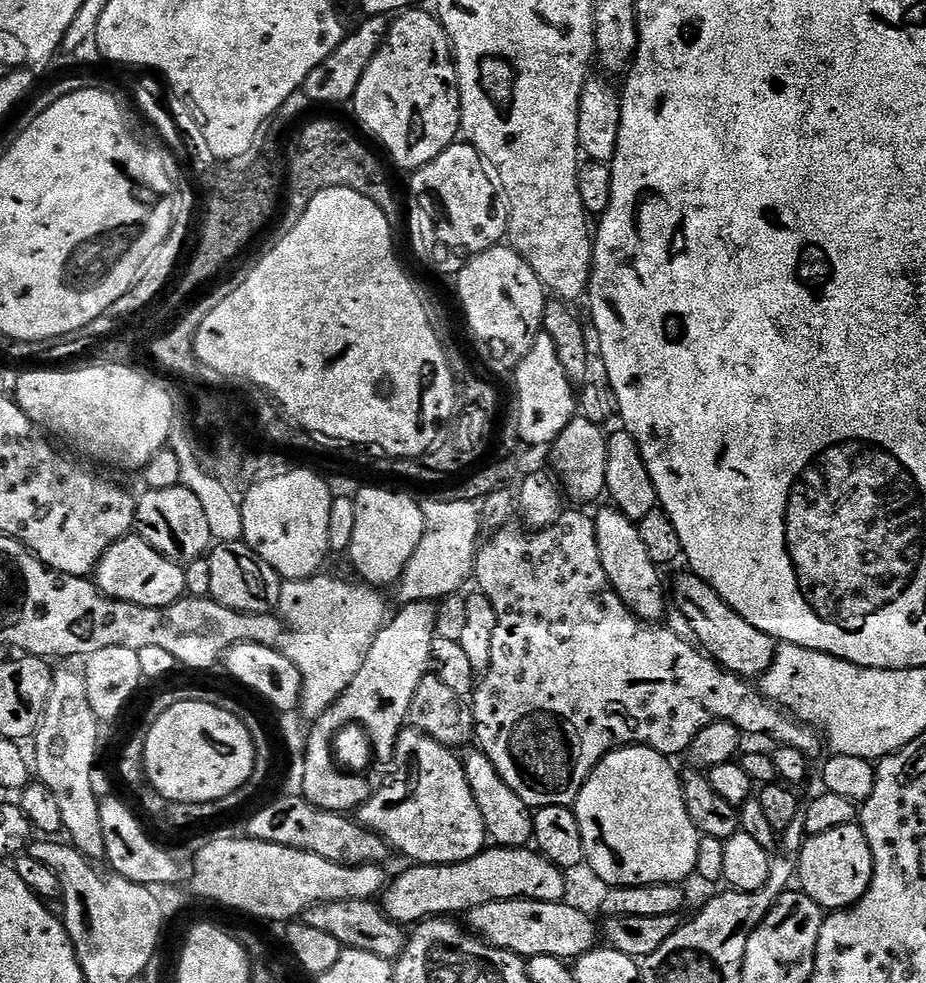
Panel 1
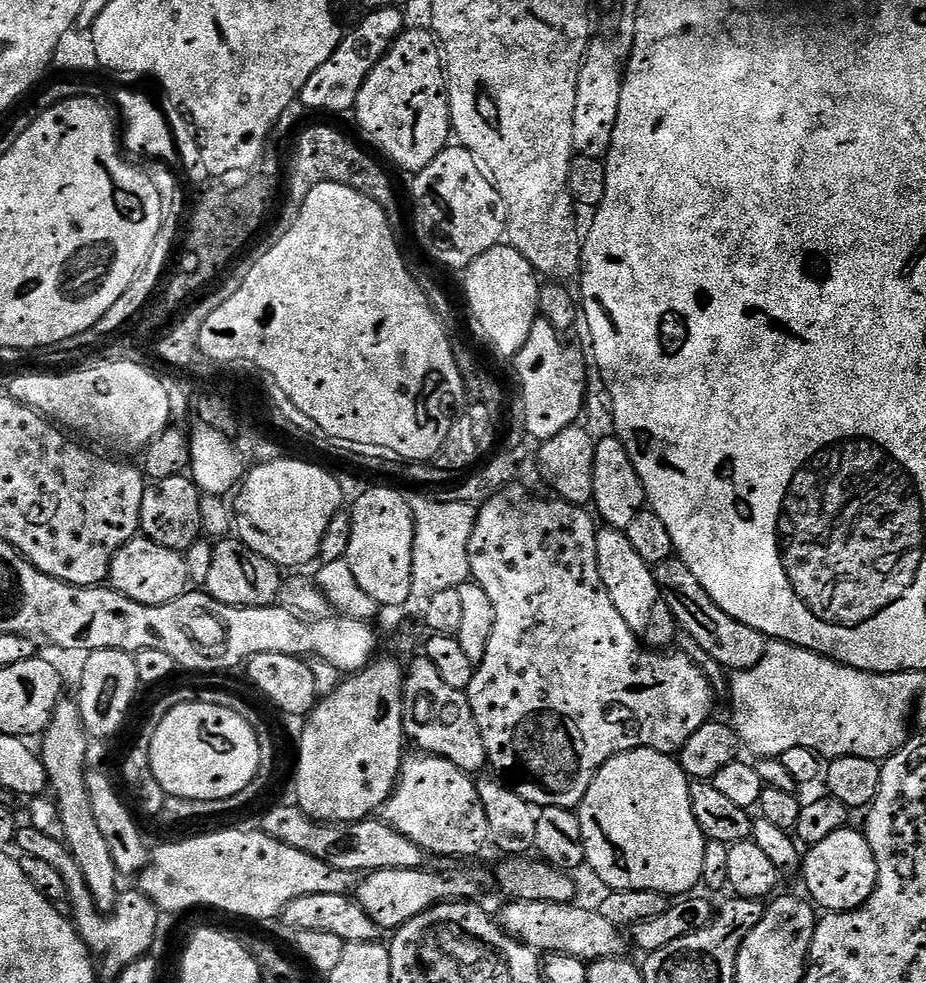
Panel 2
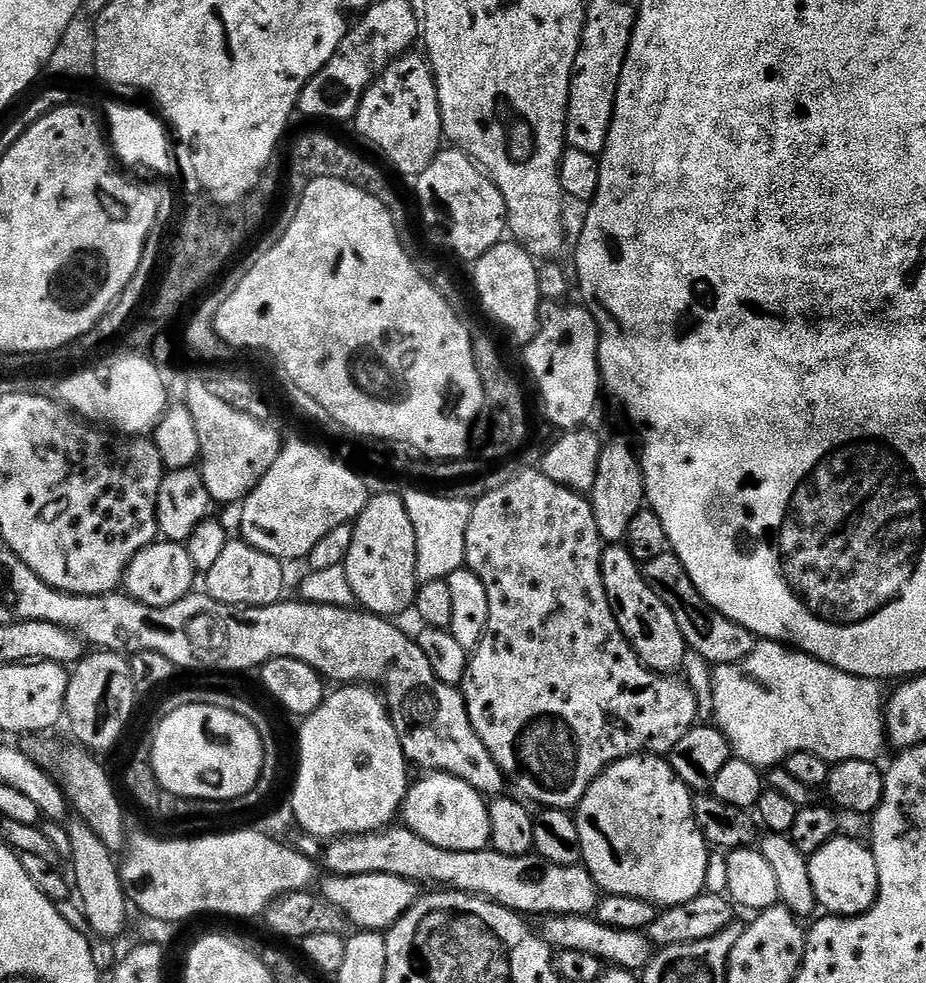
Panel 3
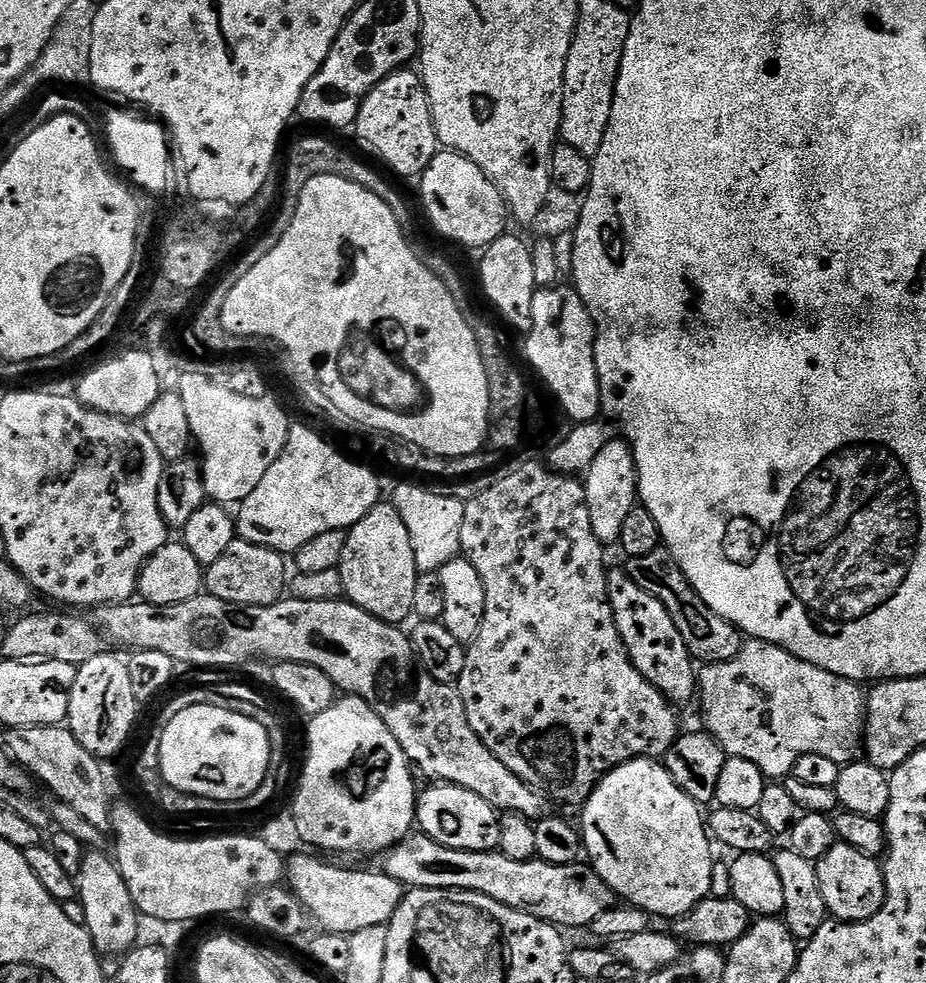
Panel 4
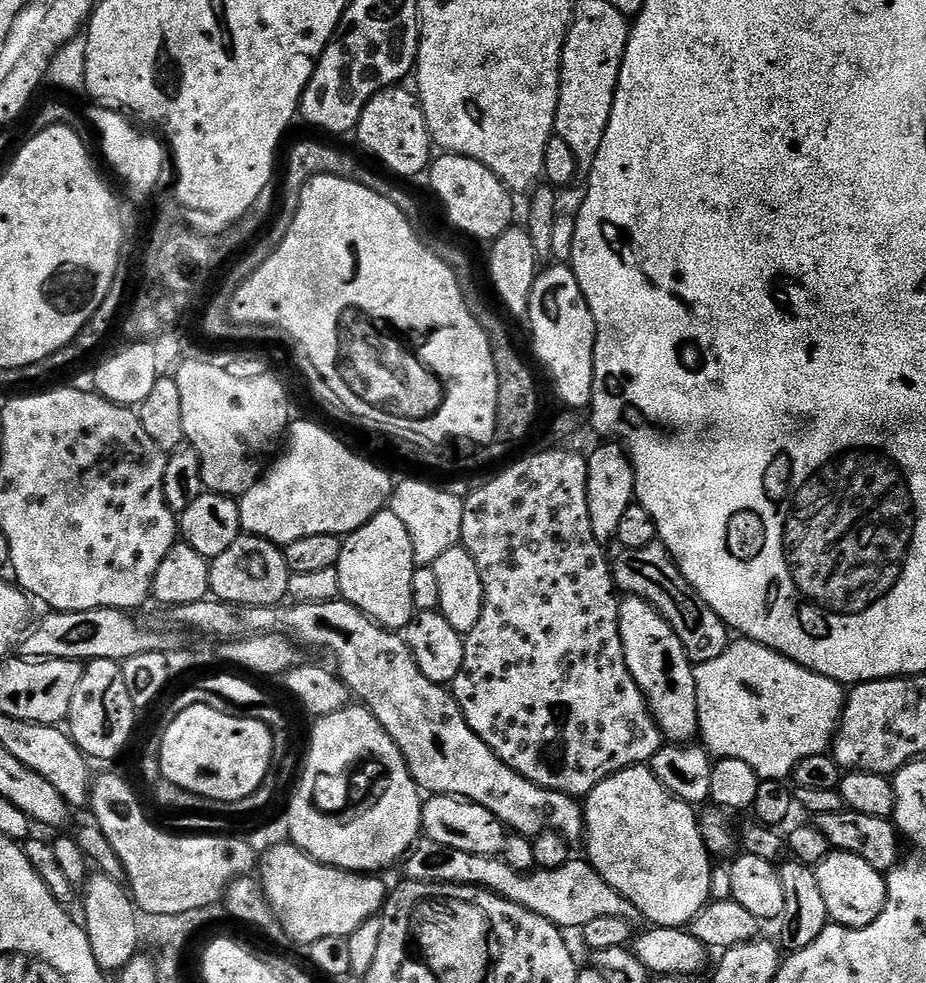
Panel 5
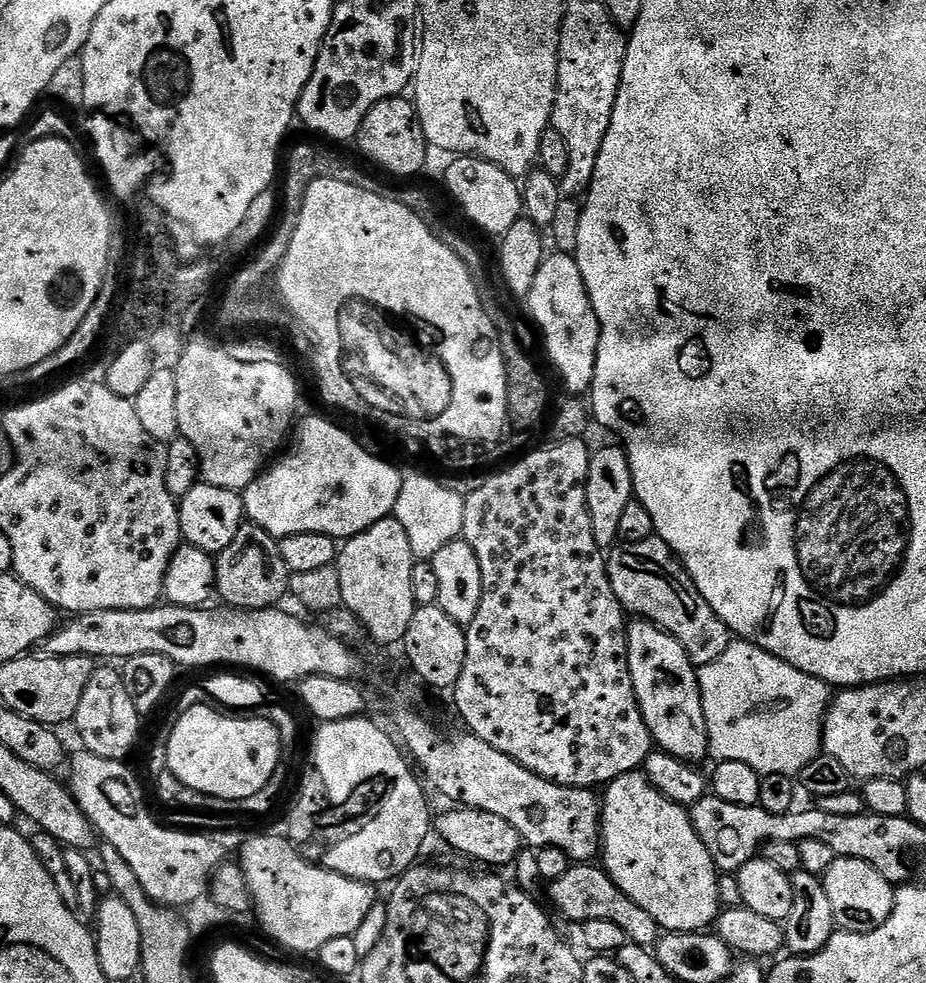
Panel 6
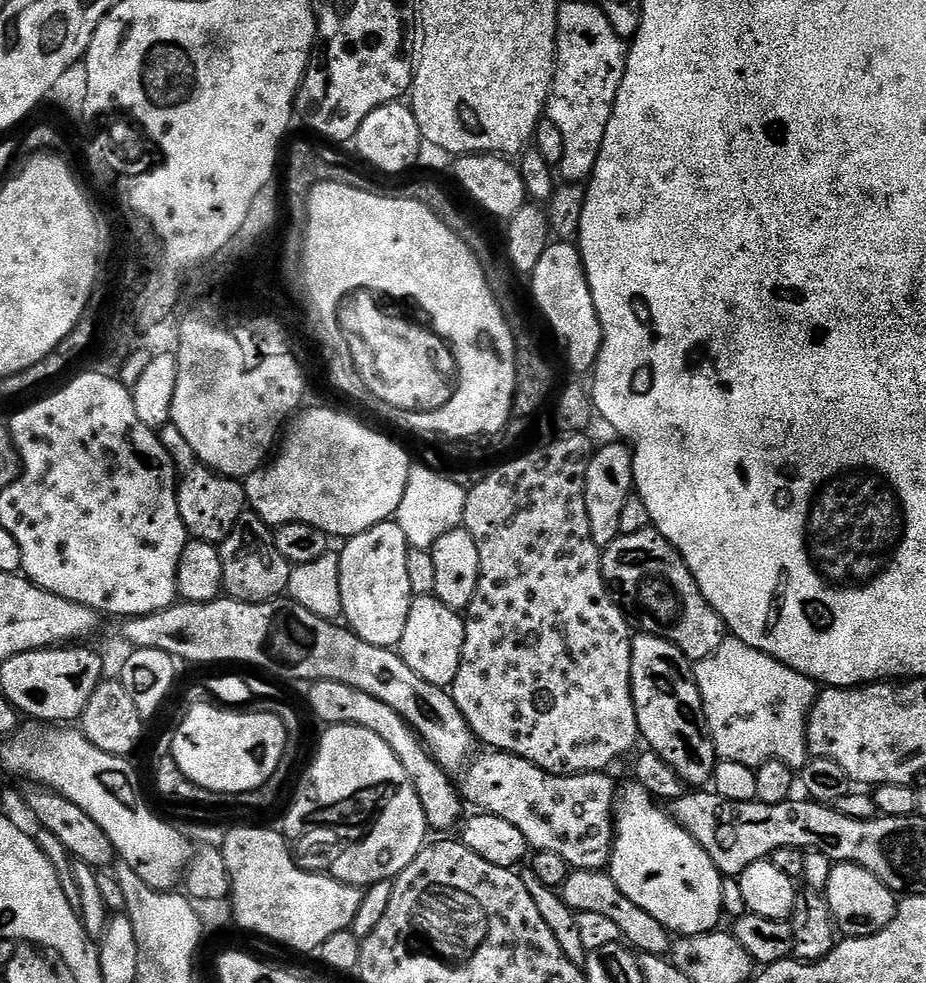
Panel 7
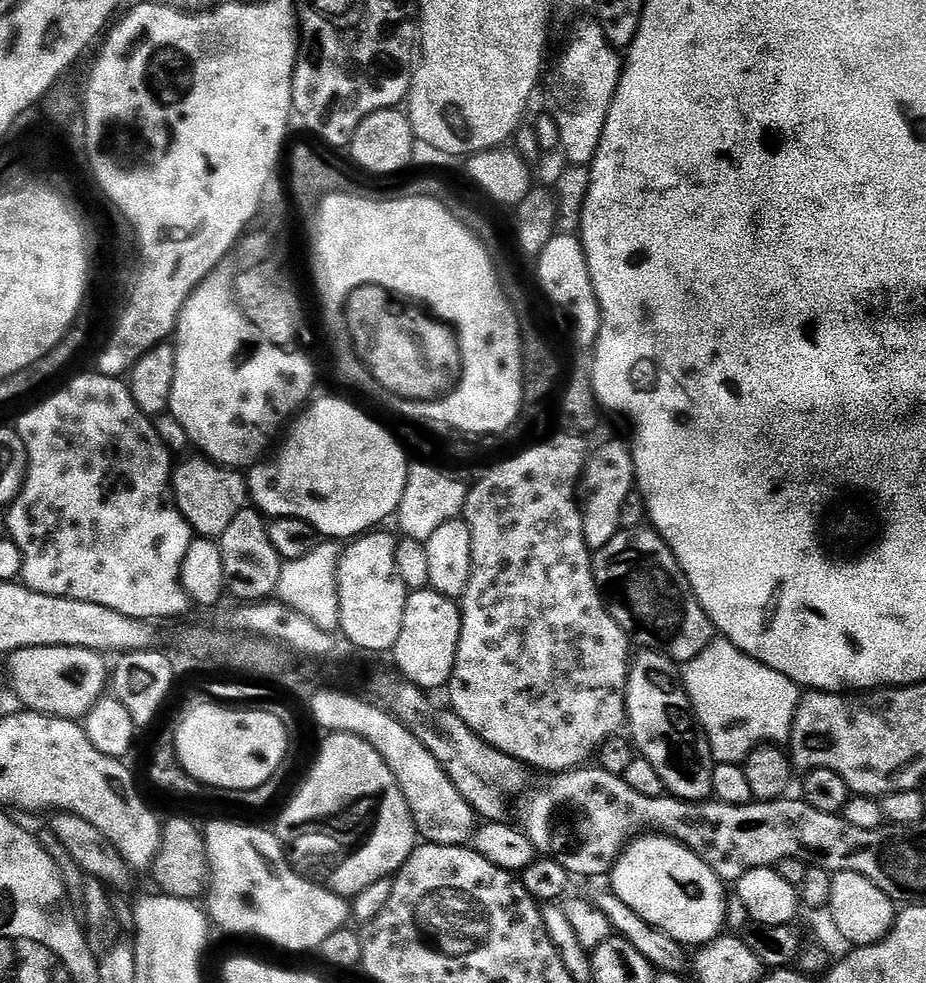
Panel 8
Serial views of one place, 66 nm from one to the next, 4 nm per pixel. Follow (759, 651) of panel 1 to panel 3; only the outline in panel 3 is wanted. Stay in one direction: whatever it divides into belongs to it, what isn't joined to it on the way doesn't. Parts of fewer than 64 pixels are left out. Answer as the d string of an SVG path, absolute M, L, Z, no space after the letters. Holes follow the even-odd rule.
M669 550L658 554L658 558L643 561L642 567L644 581L652 587L654 594L658 594L658 598L662 598L662 602L666 602L666 606L670 606L674 618L678 618L678 630L682 630L684 643L695 655L697 652L702 659L709 660L709 665L715 666L742 662L756 649L757 637L747 632L741 624L727 620L718 609L711 608L704 601L675 552Z

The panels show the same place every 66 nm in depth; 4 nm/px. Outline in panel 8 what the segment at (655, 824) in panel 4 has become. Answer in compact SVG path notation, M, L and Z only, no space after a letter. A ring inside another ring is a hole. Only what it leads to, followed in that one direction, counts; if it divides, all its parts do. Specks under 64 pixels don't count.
M641 834L629 843L620 854L620 859L610 873L611 891L616 893L638 918L646 918L650 926L670 934L678 943L685 946L703 946L709 944L725 931L727 899L725 881L698 854L694 854L685 844L680 844L670 836L663 834Z

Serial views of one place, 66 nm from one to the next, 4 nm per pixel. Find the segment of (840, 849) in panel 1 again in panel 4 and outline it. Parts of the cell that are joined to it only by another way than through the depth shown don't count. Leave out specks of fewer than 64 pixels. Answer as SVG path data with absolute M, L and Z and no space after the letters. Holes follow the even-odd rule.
M837 842L821 860L815 861L818 886L826 898L829 913L841 922L869 920L884 905L884 869L873 857L862 854L854 846Z

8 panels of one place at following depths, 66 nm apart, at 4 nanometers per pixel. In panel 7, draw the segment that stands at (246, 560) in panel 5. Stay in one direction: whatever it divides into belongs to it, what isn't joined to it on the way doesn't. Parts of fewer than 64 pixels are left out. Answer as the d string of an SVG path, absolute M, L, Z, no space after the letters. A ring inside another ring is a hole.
M245 510L234 522L234 530L219 545L222 558L223 591L231 599L250 602L251 604L266 604L283 597L288 591L288 579L293 565L278 554L278 546L274 546L273 529L251 510Z

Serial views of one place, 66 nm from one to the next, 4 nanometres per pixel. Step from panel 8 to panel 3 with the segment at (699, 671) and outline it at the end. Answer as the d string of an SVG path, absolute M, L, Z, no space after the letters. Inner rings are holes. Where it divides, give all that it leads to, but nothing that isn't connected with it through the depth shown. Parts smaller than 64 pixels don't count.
M760 640L750 655L742 662L733 664L717 664L712 676L712 712L716 715L714 720L715 727L719 728L720 733L728 739L731 745L735 759L750 762L754 767L761 770L771 770L777 766L783 765L789 756L799 752L809 752L818 754L818 758L827 760L829 765L835 766L841 764L843 760L870 760L879 761L880 755L886 748L886 692L883 692L881 681L867 680L854 674L846 674L826 662L822 662L813 656L807 656L806 653L799 651L789 645L780 644L777 640Z

